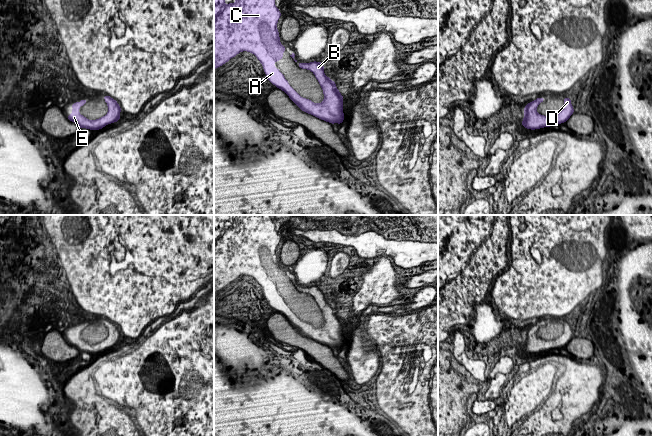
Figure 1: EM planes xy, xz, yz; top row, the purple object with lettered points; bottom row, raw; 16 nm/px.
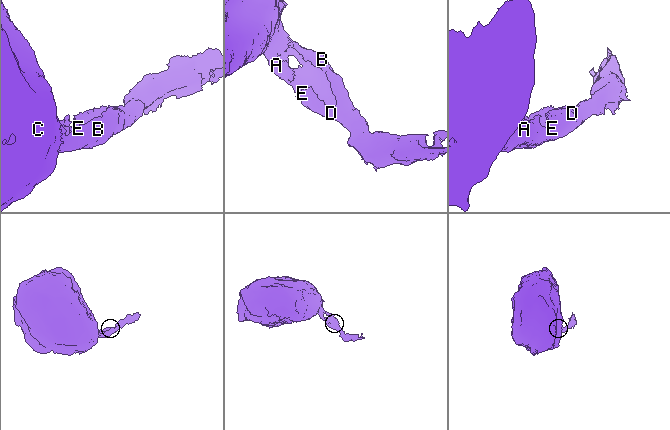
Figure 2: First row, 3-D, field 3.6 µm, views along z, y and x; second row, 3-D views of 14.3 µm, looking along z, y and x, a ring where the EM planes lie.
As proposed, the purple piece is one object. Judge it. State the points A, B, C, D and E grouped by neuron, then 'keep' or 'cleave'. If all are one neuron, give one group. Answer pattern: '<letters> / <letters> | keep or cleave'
A B C D E | keep

